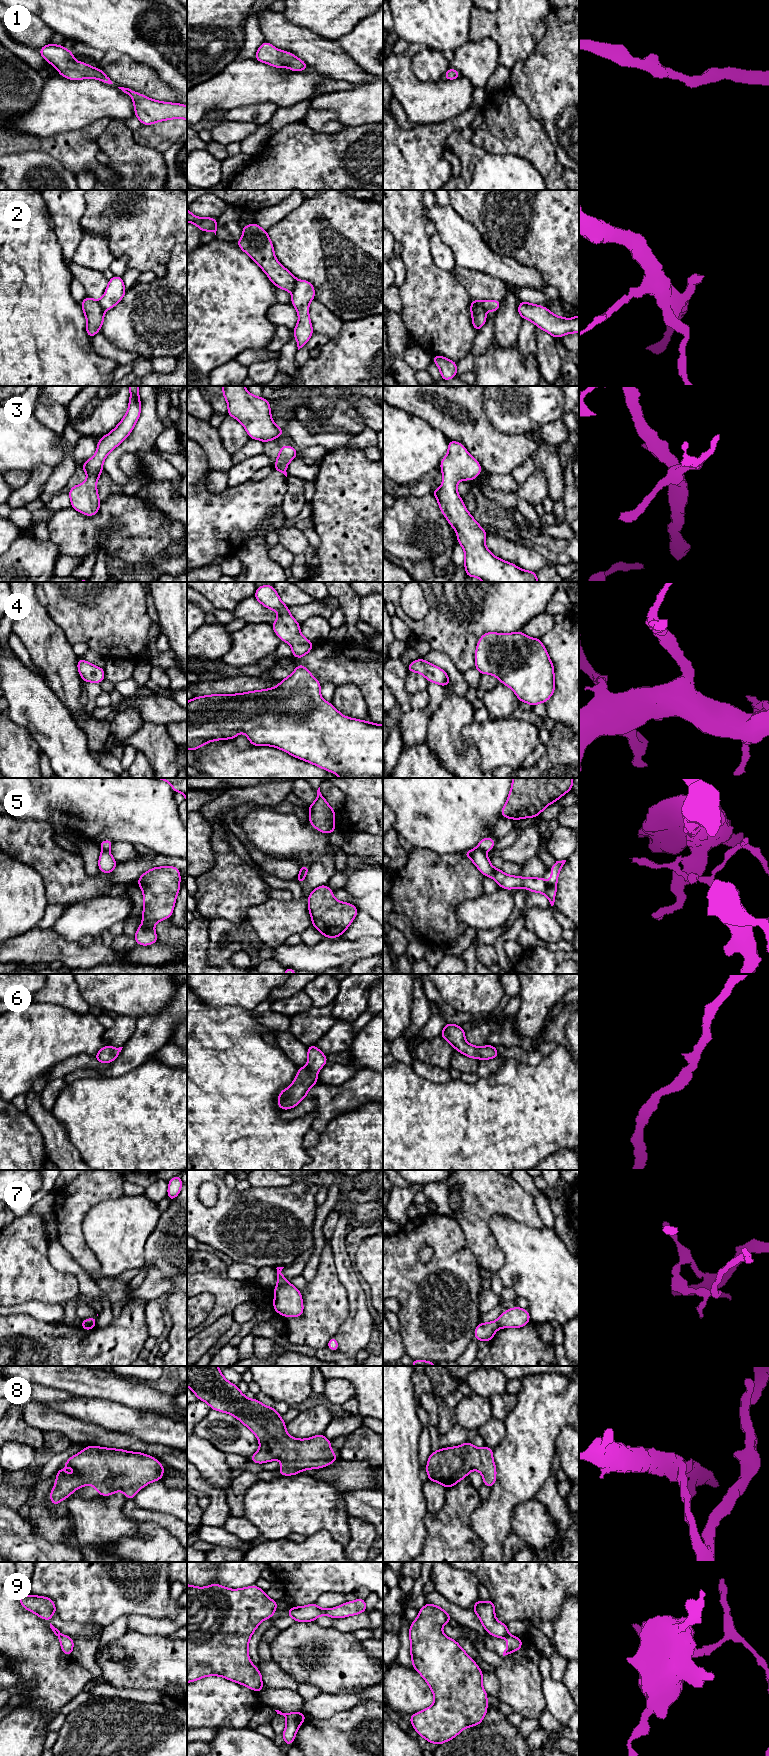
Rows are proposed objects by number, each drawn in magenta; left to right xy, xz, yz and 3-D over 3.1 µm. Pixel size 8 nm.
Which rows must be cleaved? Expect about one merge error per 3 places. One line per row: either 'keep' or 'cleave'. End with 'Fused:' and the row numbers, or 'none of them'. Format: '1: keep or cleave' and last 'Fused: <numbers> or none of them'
1: keep
2: cleave
3: keep
4: keep
5: cleave
6: keep
7: cleave
8: keep
9: cleave
Fused: 2, 5, 7, 9

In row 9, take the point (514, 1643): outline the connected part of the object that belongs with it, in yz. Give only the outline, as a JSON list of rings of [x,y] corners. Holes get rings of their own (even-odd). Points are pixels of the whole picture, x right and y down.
[[[508,1635],[506,1637],[506,1640],[508,1641],[508,1645],[506,1649],[503,1652],[503,1656],[511,1654],[514,1651],[518,1651],[522,1648],[522,1638],[518,1638],[513,1635]]]

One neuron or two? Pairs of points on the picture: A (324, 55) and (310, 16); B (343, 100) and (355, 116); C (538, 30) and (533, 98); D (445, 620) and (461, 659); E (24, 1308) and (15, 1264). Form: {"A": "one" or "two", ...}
{"A": "two", "B": "one", "C": "two", "D": "one", "E": "two"}

